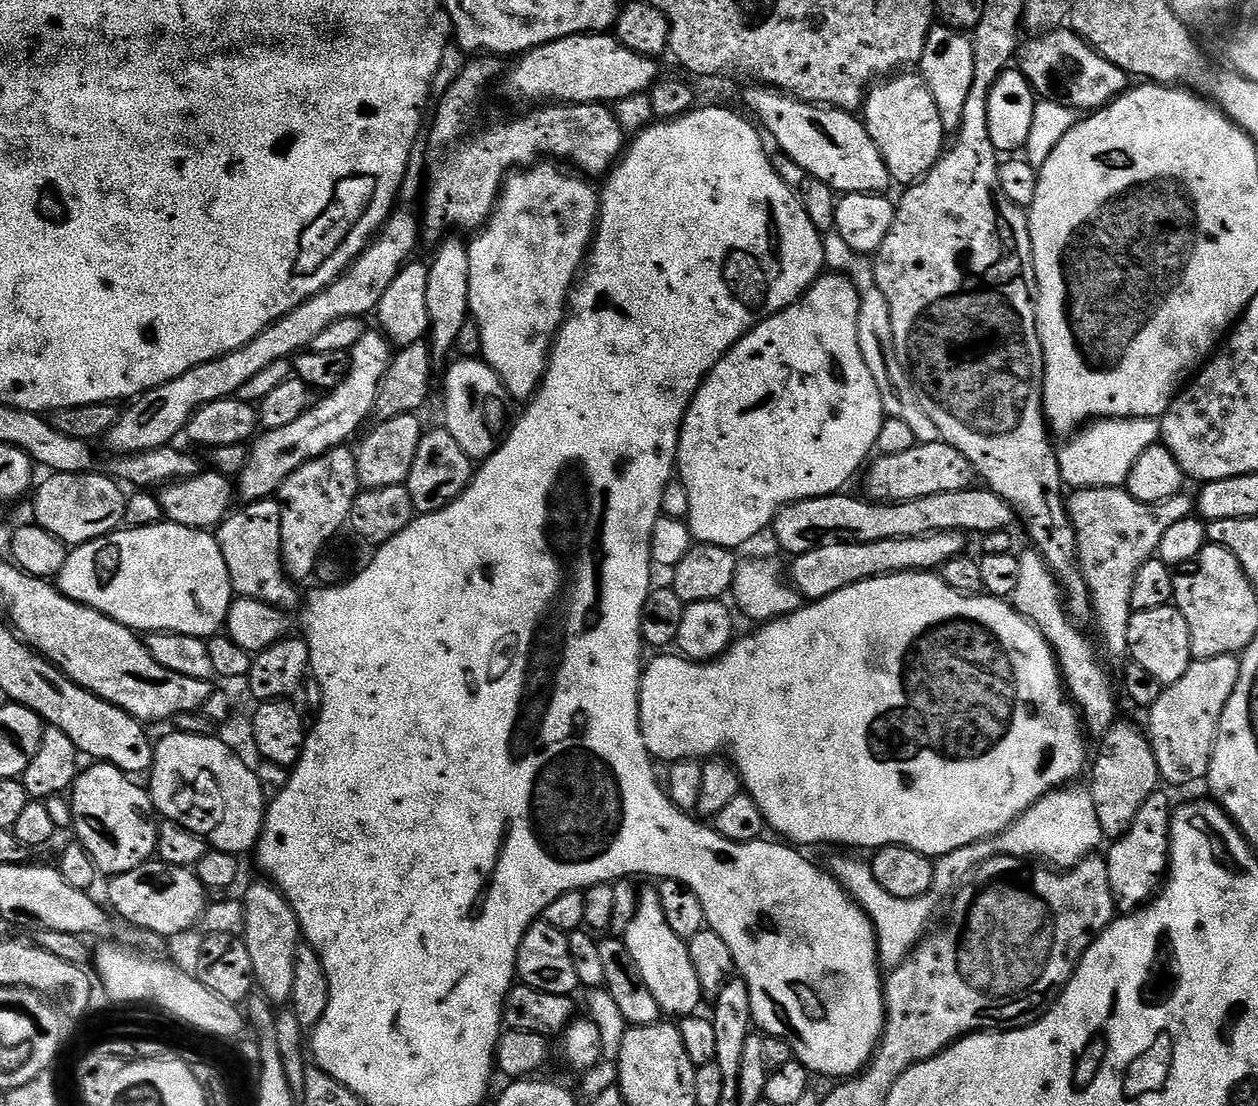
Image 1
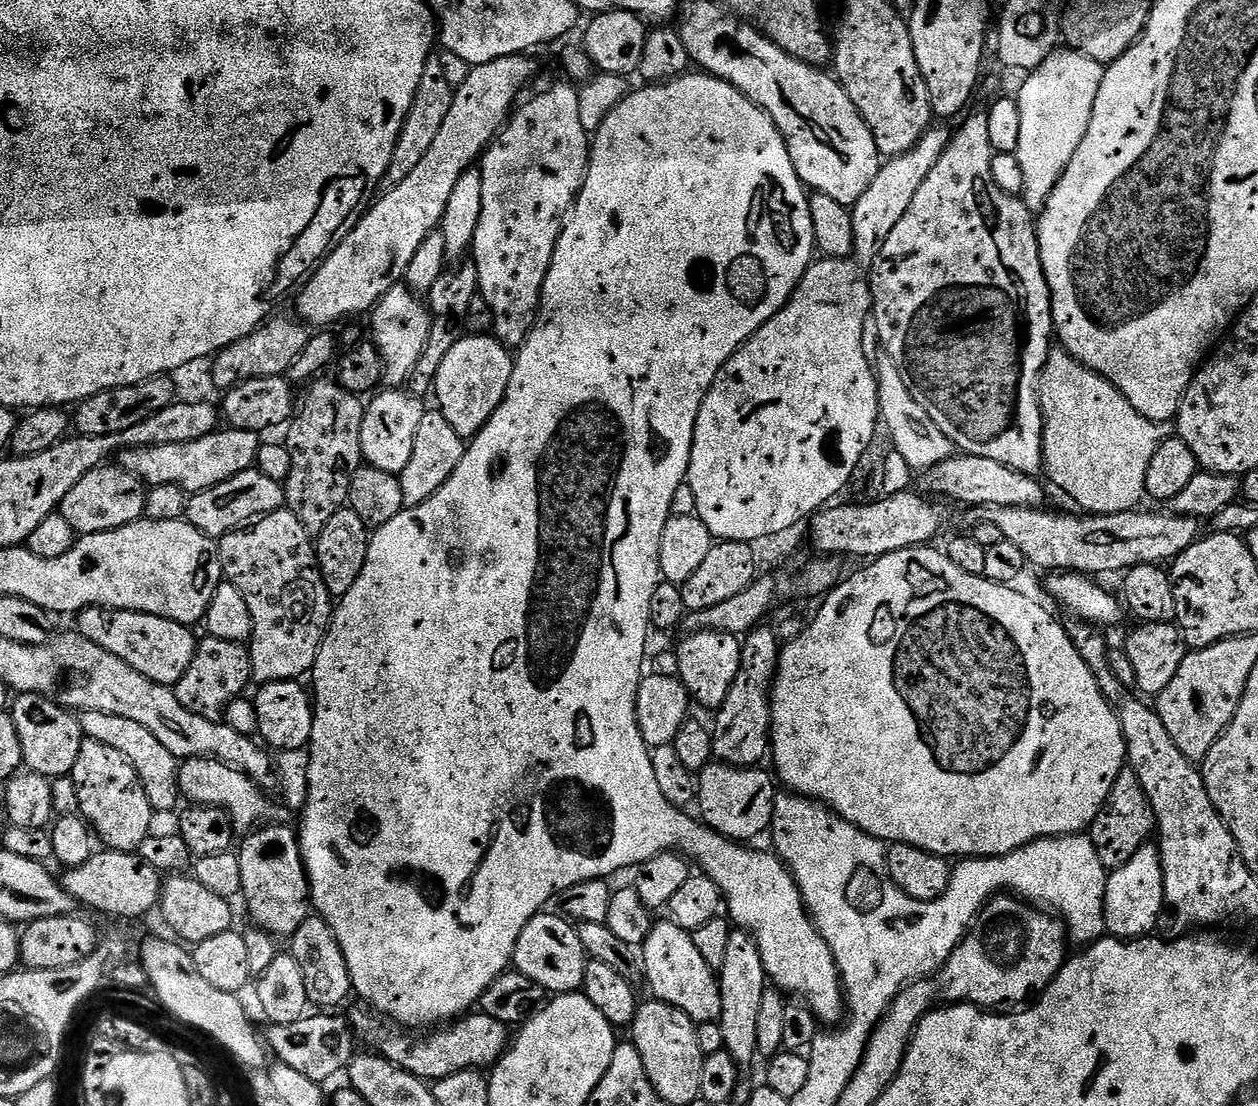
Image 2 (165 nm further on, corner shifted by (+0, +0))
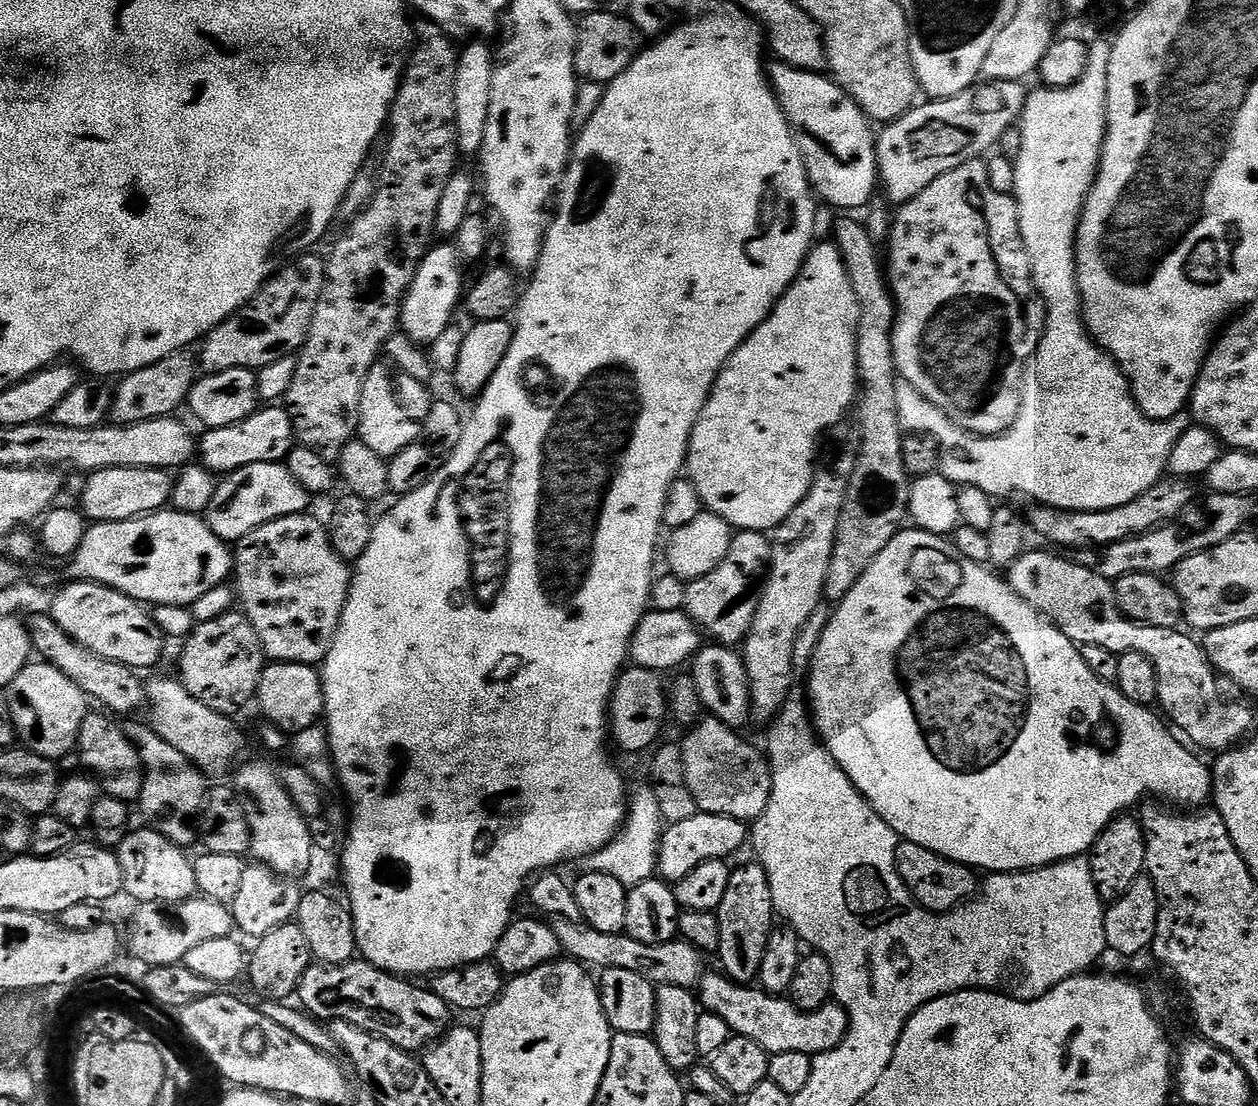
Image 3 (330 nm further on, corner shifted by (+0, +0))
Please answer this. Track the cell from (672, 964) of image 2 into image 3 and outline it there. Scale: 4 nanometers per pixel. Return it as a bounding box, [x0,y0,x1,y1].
[698,971,848,1057]

